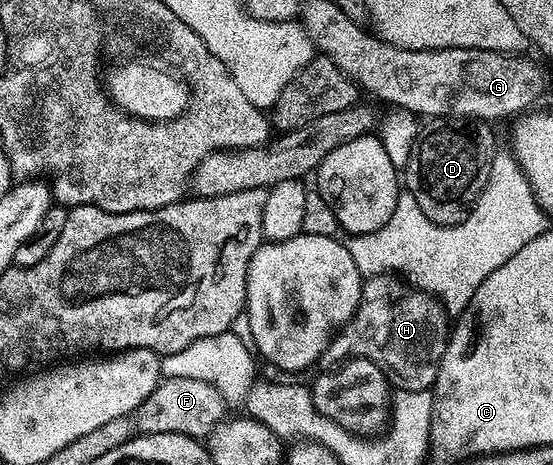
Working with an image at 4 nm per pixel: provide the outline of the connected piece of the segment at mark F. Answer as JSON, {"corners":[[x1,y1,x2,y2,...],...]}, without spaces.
{"corners":[[164,377,160,384,140,404,134,416,141,434,173,433,197,439,207,439,226,420,226,402,220,390,202,379,174,379]]}

